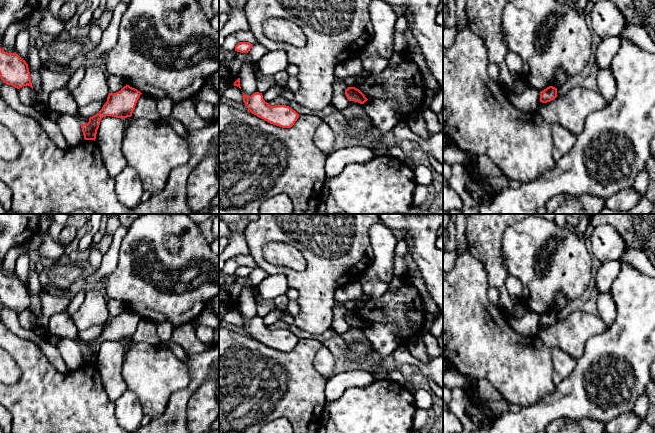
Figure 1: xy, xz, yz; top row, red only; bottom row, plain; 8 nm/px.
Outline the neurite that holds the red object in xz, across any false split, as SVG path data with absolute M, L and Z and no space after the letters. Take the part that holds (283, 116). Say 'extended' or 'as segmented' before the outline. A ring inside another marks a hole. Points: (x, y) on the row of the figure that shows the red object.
as segmented; M255 92L251 96L246 96L243 93L243 102L247 106L249 112L270 124L282 128L291 128L300 116L289 106L271 106L263 99L262 93L259 92Z

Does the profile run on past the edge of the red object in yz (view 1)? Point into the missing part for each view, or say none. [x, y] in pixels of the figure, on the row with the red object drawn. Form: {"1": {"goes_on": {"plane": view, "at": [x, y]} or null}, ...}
{"1": {"goes_on": null}}

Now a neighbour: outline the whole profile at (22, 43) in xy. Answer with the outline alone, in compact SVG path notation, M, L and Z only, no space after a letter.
M28 29L20 31L16 37L16 50L18 55L25 61L29 59L30 36Z

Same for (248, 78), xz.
M243 65L240 70L240 87L246 96L251 96L257 92L256 79L257 75L254 73L252 65Z

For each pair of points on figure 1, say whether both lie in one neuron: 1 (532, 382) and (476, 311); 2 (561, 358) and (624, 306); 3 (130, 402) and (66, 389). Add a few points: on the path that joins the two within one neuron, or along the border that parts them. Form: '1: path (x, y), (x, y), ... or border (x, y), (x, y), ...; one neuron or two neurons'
1: path (514, 364), (479, 329); one neuron
2: border (577, 360), (573, 371), (563, 380); two neurons
3: border (113, 402), (115, 417), (118, 422); two neurons

